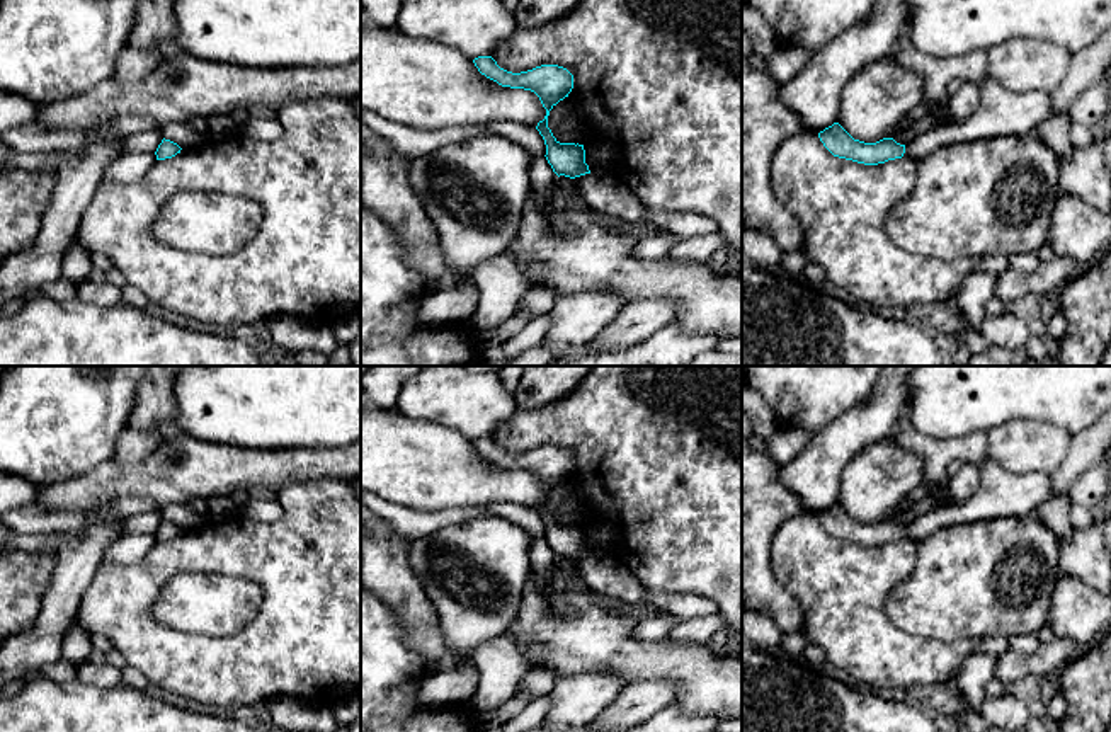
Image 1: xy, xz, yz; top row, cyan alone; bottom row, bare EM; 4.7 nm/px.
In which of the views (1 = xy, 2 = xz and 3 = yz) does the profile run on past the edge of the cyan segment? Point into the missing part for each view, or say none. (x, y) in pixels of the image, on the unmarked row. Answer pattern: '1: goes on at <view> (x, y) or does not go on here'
1: does not go on here
2: does not go on here
3: does not go on here

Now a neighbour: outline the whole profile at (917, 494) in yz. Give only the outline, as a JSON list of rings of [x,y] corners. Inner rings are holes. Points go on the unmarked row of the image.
[[[920,483],[919,487],[915,487],[912,492],[909,492],[898,504],[897,507],[905,511],[910,506],[920,502],[924,497],[927,497],[927,494],[931,492],[932,485],[931,483]]]

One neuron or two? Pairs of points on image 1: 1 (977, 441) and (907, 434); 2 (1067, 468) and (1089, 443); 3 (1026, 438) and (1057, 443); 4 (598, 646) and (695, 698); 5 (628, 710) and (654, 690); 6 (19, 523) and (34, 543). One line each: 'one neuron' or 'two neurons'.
1: one neuron
2: one neuron
3: one neuron
4: one neuron
5: one neuron
6: two neurons

